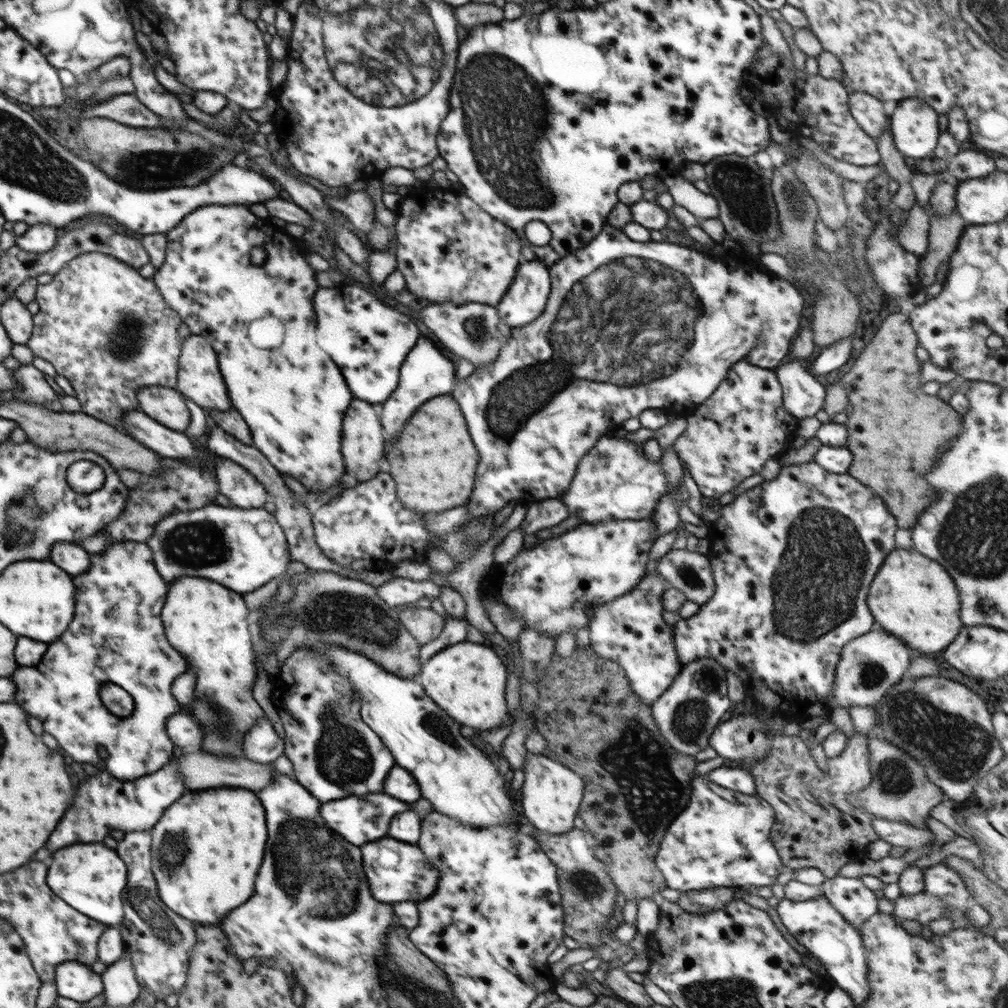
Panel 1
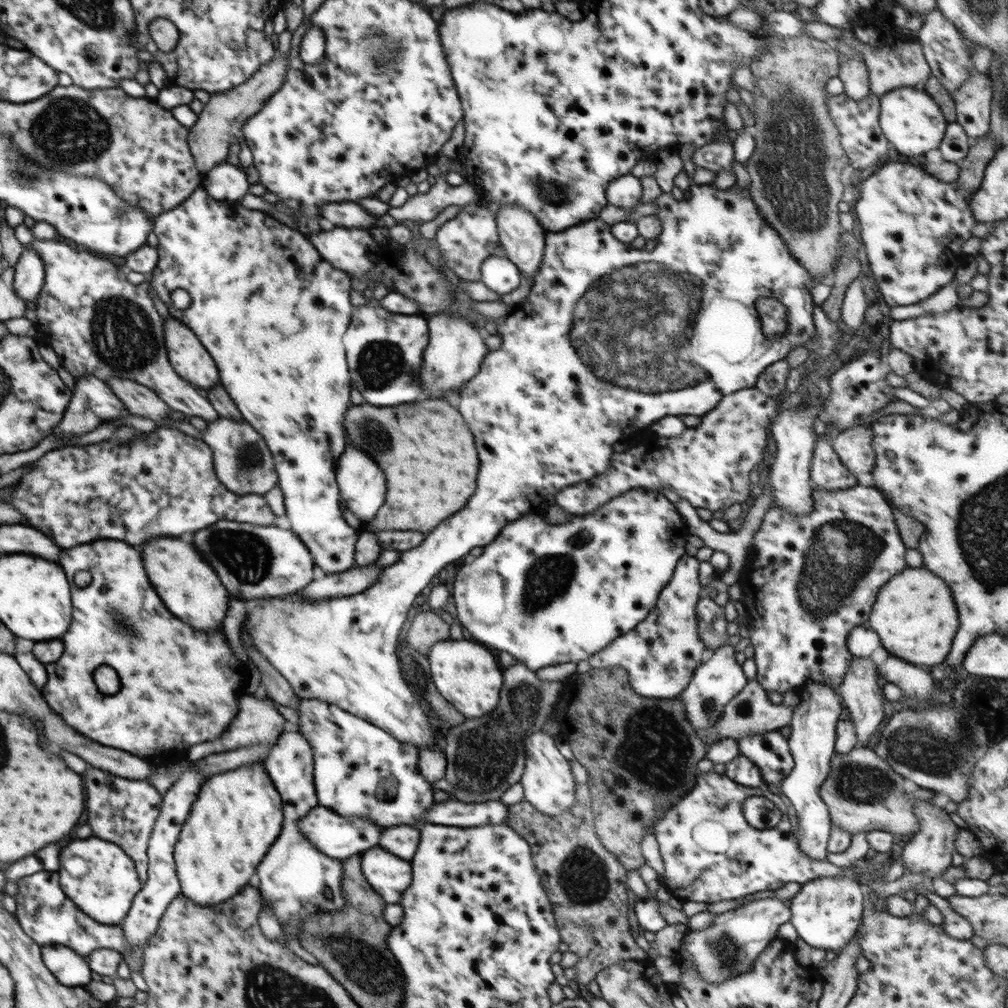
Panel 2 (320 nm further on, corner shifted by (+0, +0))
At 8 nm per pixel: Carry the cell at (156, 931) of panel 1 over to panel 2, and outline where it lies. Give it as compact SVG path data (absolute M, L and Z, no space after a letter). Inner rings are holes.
M88 770L84 774L84 784L88 792L88 824L92 826L94 837L116 843L134 860L139 879L145 883L148 875L149 858L147 844L151 837L155 820L161 809L163 795L144 779L117 777L105 770Z

